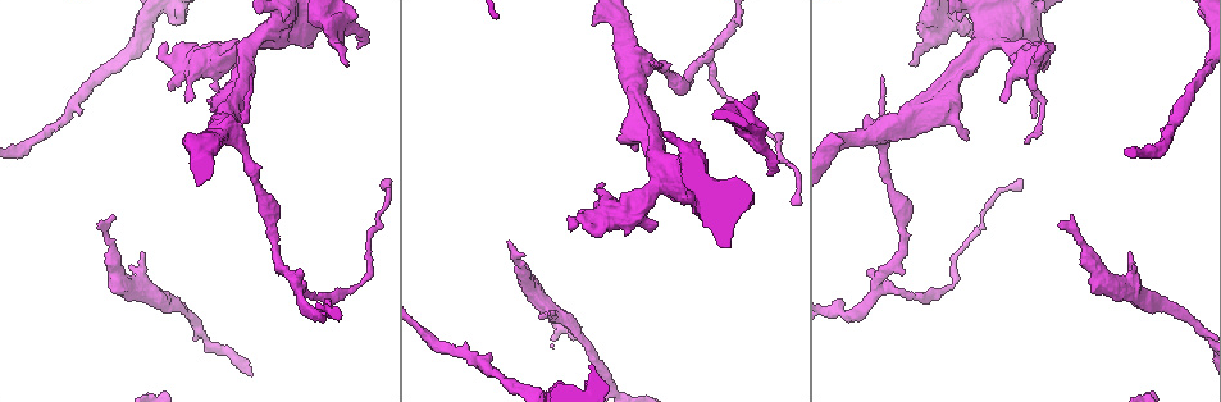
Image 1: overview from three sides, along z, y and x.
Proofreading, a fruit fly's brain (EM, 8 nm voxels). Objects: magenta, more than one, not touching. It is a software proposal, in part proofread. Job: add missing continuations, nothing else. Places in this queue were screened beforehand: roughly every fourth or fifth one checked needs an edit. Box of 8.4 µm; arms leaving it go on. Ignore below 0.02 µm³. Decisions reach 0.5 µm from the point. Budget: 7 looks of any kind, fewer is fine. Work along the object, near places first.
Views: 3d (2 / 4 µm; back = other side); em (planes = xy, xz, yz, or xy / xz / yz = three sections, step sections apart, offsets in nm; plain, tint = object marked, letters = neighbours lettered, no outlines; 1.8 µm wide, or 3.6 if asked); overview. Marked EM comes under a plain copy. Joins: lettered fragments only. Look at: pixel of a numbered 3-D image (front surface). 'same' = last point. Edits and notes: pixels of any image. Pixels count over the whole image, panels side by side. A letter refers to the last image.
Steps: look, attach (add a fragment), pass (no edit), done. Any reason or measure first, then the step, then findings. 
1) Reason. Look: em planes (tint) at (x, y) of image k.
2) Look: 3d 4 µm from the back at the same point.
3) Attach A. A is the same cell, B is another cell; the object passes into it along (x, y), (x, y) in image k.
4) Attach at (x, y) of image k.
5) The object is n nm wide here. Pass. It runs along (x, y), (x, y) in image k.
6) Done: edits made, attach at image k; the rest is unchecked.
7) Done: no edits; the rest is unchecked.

Tapers out. Look: em xz step 16 (letters) at (1024, 144) of image 1.

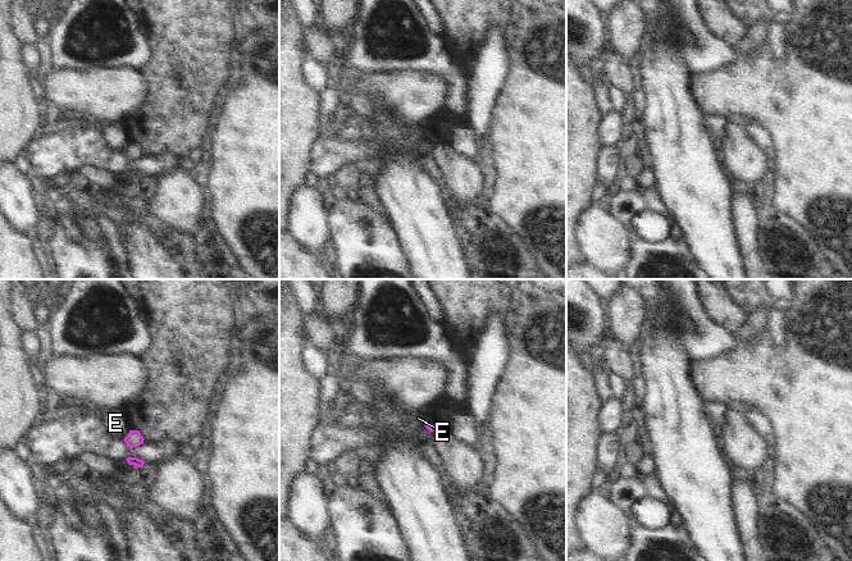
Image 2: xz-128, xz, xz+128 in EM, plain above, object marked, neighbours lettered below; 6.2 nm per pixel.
Pass. E is another cell; none of them fits.

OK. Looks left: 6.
An open end. Look: em planes (letters) at (1058, 225) of image 1.

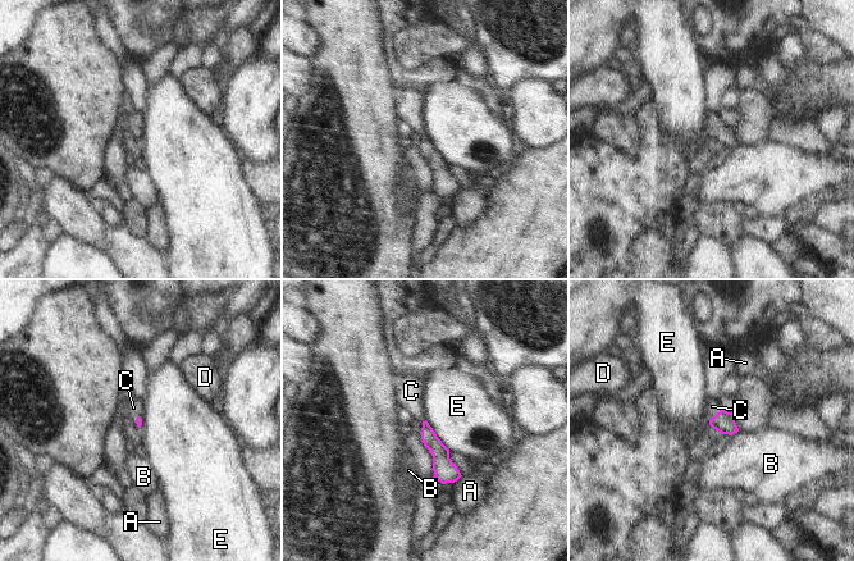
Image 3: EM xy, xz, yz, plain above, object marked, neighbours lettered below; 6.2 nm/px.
Attach C. C is the same cell, A, B, D and E are other cells; the object passes into it along (724, 422), (713, 416), (712, 406) in image 3; the cell continues.

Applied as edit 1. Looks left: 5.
Redraw. Look: overview.

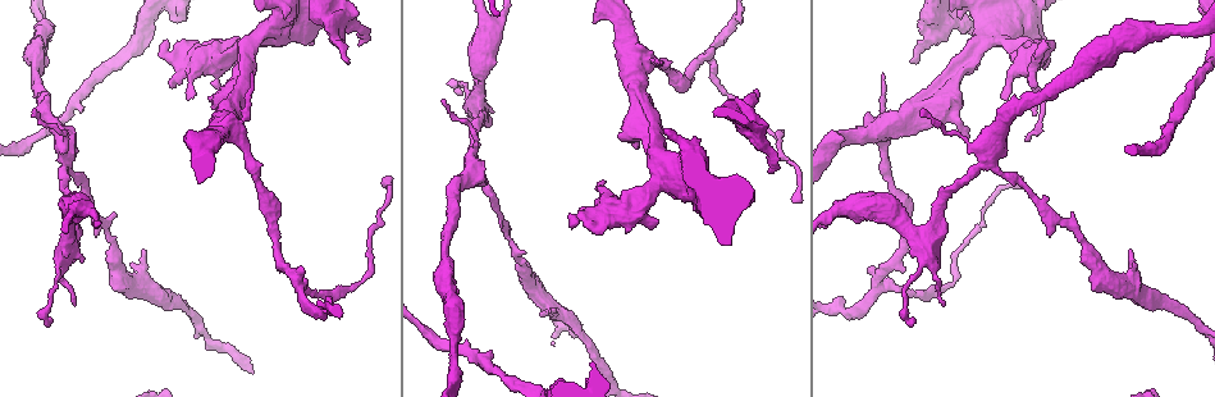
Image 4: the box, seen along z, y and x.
An open end. Look: em yz step 4 (tint) at (884, 73) of image 4.

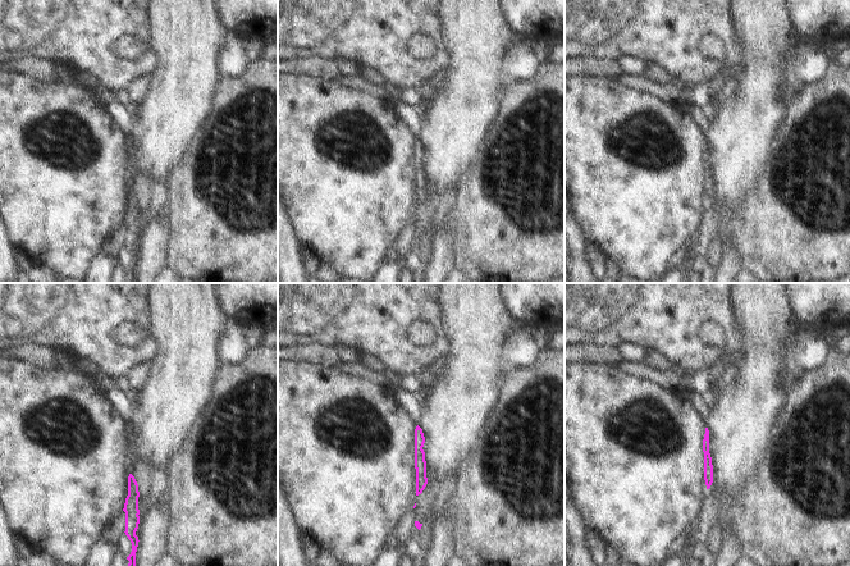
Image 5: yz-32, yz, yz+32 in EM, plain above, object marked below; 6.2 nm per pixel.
Cut it another way. Look: em xy step 8 (tint) at the same point.

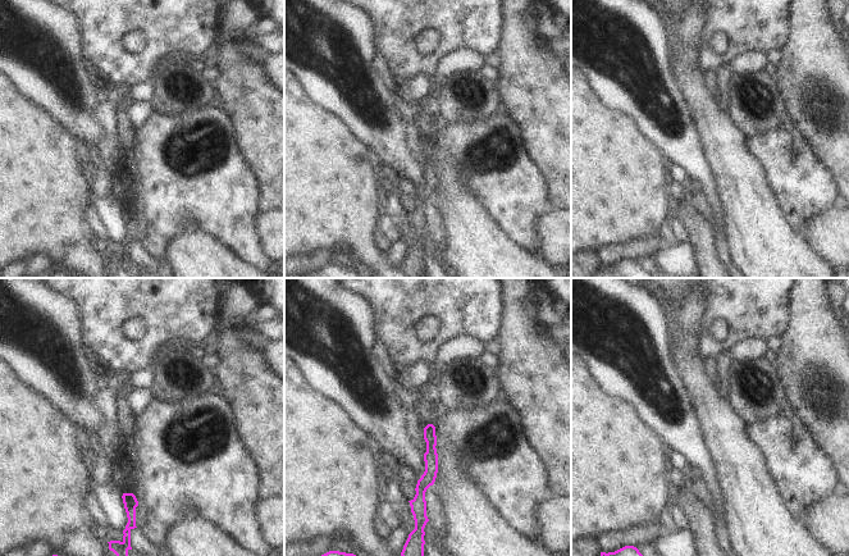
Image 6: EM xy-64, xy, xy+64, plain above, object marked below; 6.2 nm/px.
Look: em xy step 8 (letters) at the same point.

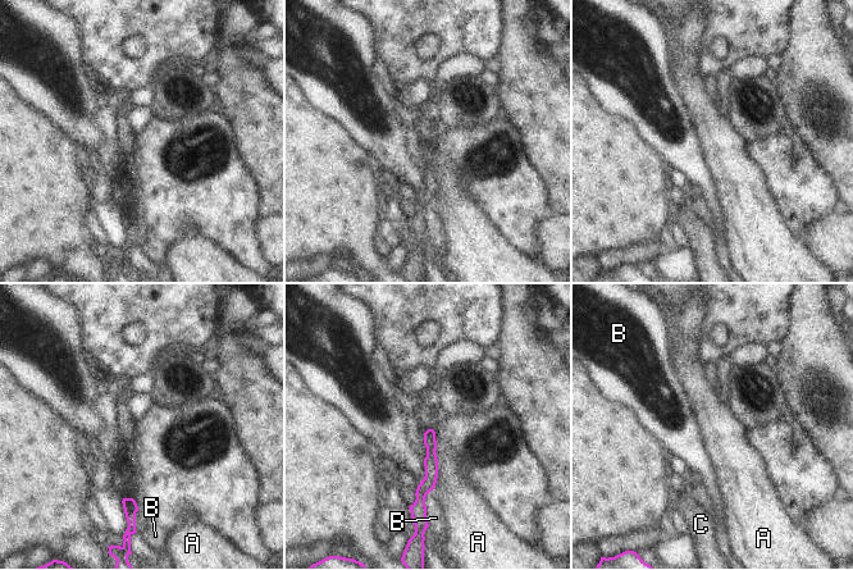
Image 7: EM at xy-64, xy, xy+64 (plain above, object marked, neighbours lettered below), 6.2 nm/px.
Pass. A, B and C are other cells; it runs along (430, 433), (430, 479), (422, 504) in image 7; none of them fits.

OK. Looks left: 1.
Done: edits made, attach at image 3; the rest is unchecked.

